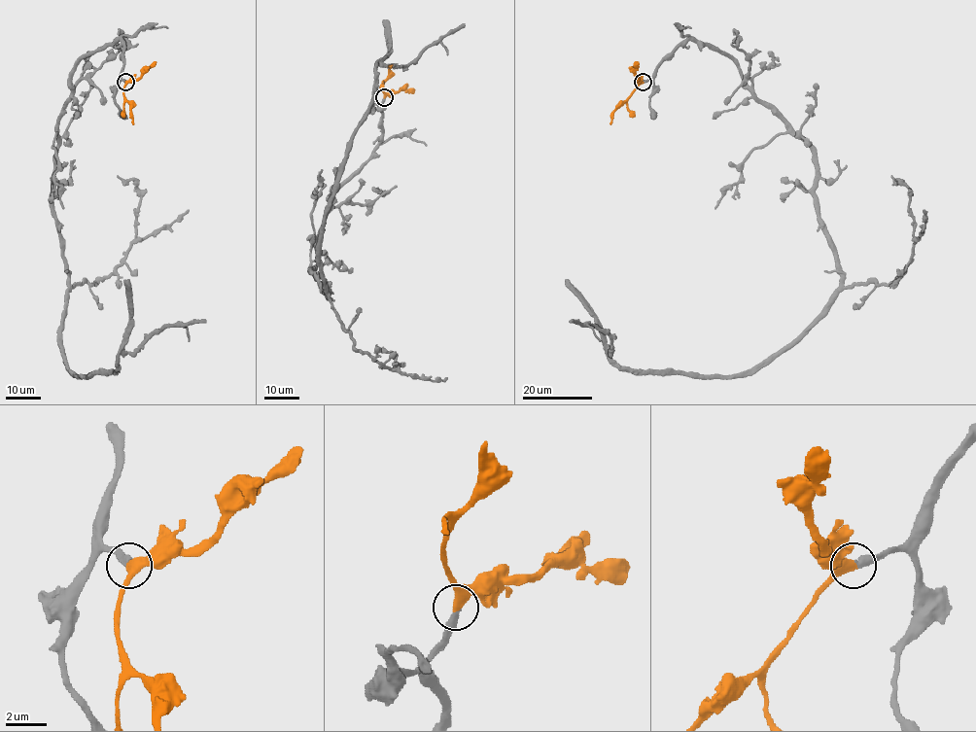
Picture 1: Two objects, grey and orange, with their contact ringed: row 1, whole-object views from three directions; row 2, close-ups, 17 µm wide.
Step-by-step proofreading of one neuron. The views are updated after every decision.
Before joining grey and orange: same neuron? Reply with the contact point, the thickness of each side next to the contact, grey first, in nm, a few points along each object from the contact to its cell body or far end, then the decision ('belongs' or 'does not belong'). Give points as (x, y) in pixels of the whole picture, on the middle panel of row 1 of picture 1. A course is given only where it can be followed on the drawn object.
at (384, 97); 360 nm thick on the grey side, 360 nm on the other; grey runs (384, 97), (378, 147), (330, 196), (317, 239), (328, 296), (319, 234), (374, 66), (408, 65), (465, 23); orange runs (384, 97), (382, 83), (392, 65); belongs

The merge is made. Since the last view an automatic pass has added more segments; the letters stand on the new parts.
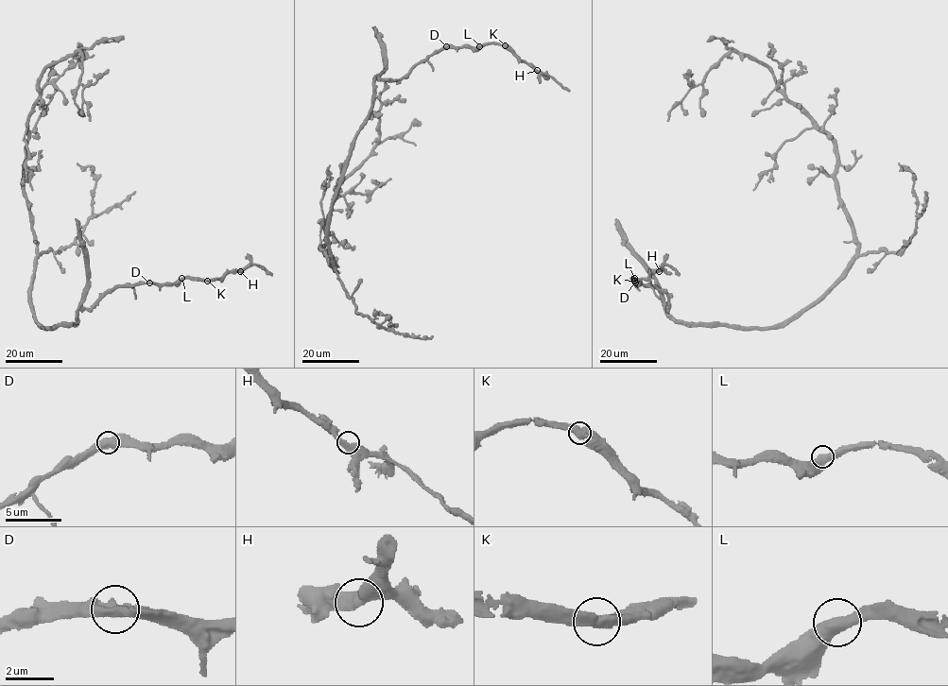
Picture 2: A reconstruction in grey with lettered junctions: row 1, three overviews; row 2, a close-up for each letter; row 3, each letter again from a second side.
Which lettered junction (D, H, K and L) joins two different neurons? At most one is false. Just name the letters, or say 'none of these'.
none of these

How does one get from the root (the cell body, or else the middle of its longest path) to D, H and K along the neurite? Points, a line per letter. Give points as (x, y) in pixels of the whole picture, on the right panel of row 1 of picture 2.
D: (825, 292), (774, 326), (732, 327), (678, 323), (666, 310), (669, 299), (664, 293), (635, 282)
H: (825, 292), (768, 327), (688, 324), (669, 314), (664, 293), (630, 279), (659, 271)
K: (825, 292), (774, 326), (732, 327), (678, 323), (666, 310), (669, 299), (664, 293), (634, 281)

